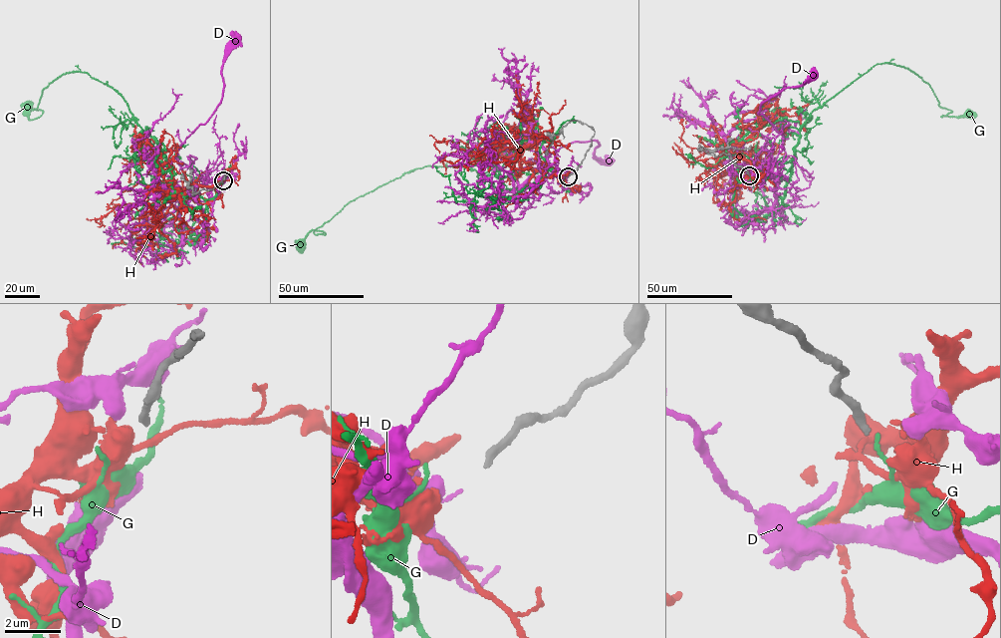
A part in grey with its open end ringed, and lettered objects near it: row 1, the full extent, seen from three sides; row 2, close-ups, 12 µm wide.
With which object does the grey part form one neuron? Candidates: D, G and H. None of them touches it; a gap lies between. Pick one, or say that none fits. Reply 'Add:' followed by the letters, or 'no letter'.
Add: no letter

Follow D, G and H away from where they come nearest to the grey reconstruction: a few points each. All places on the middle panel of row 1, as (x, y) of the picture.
D: (566, 177), (554, 172), (523, 195), (516, 178), (522, 167), (576, 141), (596, 141), (594, 156), (608, 161)
G: (565, 177), (535, 134), (485, 166), (405, 172), (299, 245)
H: (565, 178), (542, 165), (532, 143), (506, 141), (513, 128), (501, 132), (495, 144), (474, 152), (467, 161)

